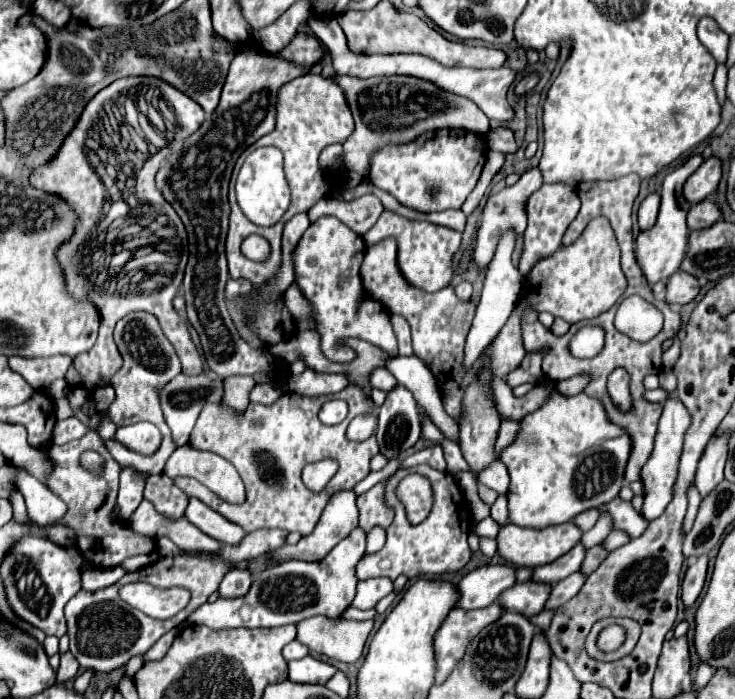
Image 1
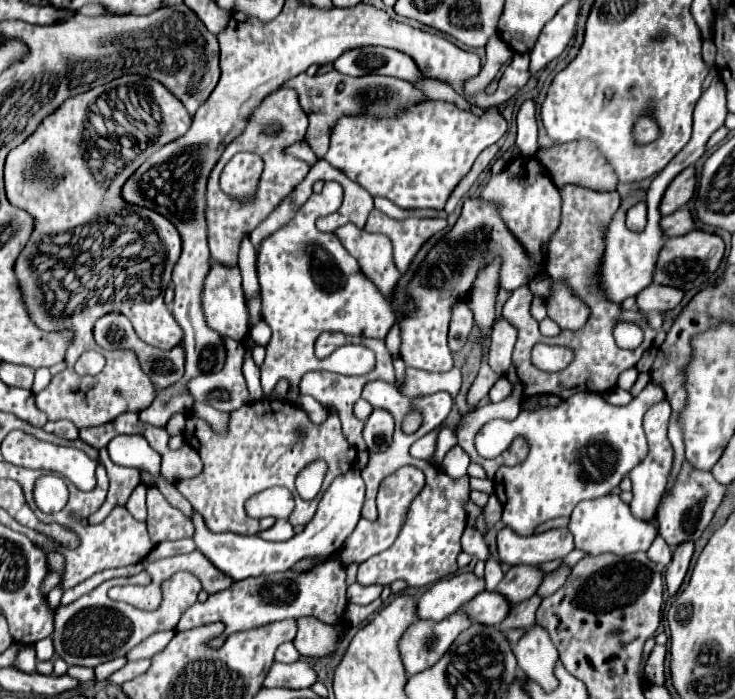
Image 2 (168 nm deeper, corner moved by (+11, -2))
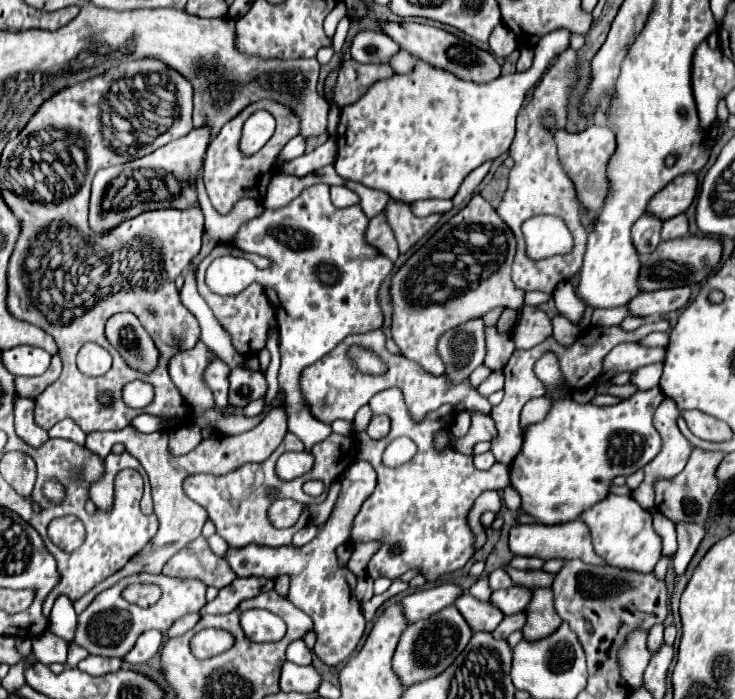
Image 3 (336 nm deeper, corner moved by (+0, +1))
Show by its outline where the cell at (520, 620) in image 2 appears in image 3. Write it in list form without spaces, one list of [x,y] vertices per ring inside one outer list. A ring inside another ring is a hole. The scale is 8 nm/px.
[[[526,612],[510,614],[510,616],[506,616],[506,618],[500,622],[500,626],[498,626],[492,634],[496,634],[496,638],[508,638],[512,632],[522,630],[524,624],[526,624]]]

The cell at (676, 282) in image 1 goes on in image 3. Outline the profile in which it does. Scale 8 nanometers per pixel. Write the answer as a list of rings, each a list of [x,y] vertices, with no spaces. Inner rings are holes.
[[[670,288],[670,290],[656,290],[656,292],[640,292],[628,304],[634,316],[654,316],[654,314],[668,314],[672,310],[680,310],[690,300],[690,288]]]

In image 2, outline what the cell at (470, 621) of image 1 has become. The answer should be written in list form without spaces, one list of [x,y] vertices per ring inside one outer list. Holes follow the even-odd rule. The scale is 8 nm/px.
[[[457,611],[443,621],[415,621],[415,625],[409,625],[399,641],[405,673],[411,677],[433,667],[457,639],[457,635],[469,625],[471,619],[463,611]]]

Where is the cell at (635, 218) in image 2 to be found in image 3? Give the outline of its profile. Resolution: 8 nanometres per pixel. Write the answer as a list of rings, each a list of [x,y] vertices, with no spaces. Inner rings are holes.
[[[644,212],[634,222],[632,240],[634,240],[638,254],[646,256],[646,254],[652,254],[656,250],[656,246],[660,244],[660,230],[662,230],[662,222],[650,212]]]

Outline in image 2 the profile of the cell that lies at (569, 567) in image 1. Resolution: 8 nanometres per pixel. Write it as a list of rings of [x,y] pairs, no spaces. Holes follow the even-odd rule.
[[[517,565],[511,567],[503,581],[497,585],[497,593],[501,593],[509,605],[517,605],[529,597],[535,595],[541,579],[543,579],[543,571],[539,571],[537,567],[529,567],[529,565]]]

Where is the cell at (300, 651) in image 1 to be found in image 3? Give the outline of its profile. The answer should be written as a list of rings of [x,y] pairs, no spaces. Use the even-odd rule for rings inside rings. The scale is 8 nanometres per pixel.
[[[294,640],[286,650],[286,660],[294,662],[294,664],[310,664],[312,652],[306,648],[304,640]]]

